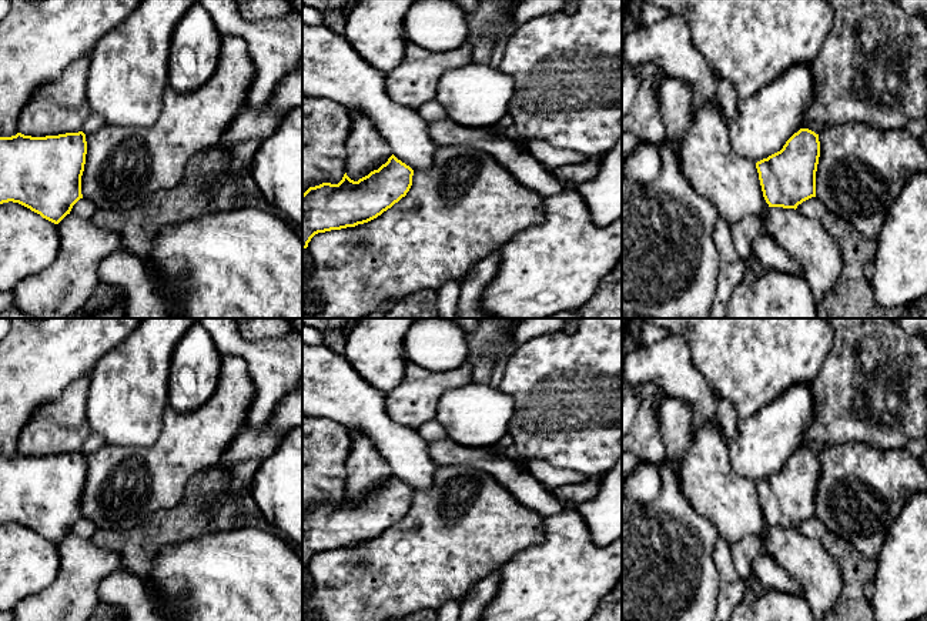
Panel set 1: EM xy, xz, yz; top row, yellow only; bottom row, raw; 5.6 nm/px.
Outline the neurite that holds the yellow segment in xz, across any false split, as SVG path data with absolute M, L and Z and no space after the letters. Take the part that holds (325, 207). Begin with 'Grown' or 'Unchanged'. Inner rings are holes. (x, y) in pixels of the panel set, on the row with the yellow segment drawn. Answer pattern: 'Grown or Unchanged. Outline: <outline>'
Unchanged. Outline: M394 154L358 181L347 173L338 184L322 183L302 194L302 250L318 233L368 223L406 196L414 170Z

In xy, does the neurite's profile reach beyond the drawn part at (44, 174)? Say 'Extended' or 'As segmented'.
As segmented

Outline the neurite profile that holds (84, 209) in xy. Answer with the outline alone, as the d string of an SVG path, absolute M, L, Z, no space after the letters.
M80 198L71 208L71 214L76 214L81 218L91 218L91 216L97 211L97 207L93 201L87 198Z

